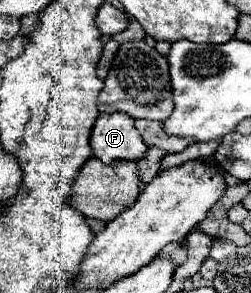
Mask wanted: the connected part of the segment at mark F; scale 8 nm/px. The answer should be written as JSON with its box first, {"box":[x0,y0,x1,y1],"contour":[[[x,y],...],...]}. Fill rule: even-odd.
{"box":[90,113,148,163],"contour":[[[100,113],[92,127],[90,147],[94,157],[104,163],[112,159],[136,161],[148,149],[134,127],[134,119],[126,113]]]}

